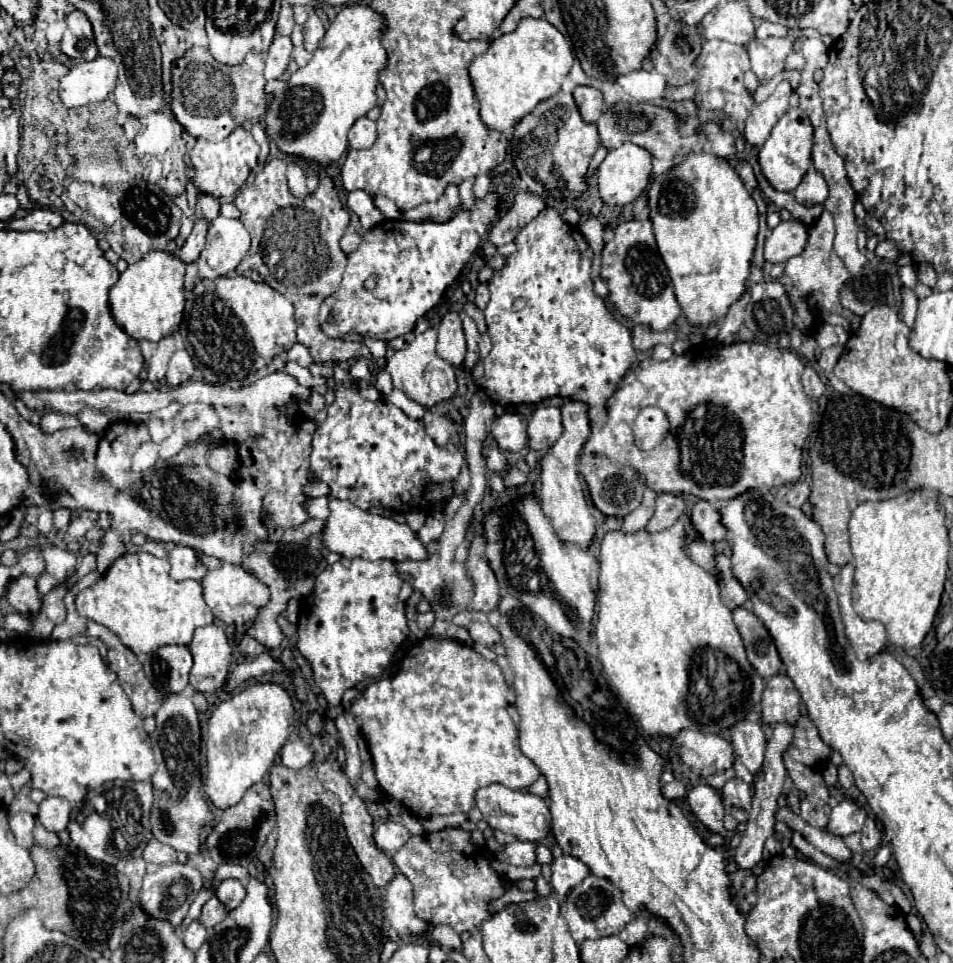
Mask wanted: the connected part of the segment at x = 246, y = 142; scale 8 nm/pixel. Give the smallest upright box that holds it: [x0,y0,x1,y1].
[189,126,259,198]

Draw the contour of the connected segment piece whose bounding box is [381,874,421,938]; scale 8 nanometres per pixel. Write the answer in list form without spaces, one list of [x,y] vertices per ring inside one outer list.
[[[397,874],[387,884],[387,892],[385,892],[381,908],[385,921],[389,923],[393,932],[399,938],[403,938],[409,933],[415,934],[411,932],[413,928],[409,928],[409,926],[411,926],[413,920],[421,920],[415,914],[415,908],[411,910],[411,902],[413,902],[411,884],[409,884],[407,878]]]

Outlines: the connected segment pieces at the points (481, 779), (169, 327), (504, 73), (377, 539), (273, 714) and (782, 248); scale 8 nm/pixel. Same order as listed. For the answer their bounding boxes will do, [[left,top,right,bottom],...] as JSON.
[[351,602,539,818],[109,250,185,342],[469,18,575,132],[323,498,429,560],[203,682,293,810],[763,220,809,262]]

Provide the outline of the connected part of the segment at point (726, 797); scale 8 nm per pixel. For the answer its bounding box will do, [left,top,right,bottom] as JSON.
[721,778,751,810]

